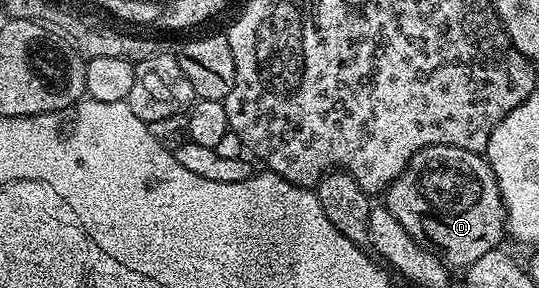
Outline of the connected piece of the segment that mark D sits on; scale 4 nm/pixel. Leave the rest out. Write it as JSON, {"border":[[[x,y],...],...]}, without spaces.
{"border":[[[430,145],[429,147],[425,147],[421,151],[417,151],[413,154],[406,169],[403,170],[403,174],[401,174],[392,185],[387,186],[385,190],[385,198],[386,197],[385,208],[393,215],[393,219],[397,219],[397,223],[401,223],[401,227],[405,227],[405,231],[409,231],[409,235],[413,240],[427,247],[431,247],[431,244],[435,244],[436,247],[434,246],[434,248],[437,250],[438,256],[442,258],[452,270],[466,270],[467,266],[477,263],[477,259],[481,259],[481,255],[485,255],[485,251],[493,251],[494,249],[500,248],[501,242],[499,242],[499,240],[505,237],[507,212],[503,206],[501,191],[497,187],[497,179],[493,175],[491,164],[489,164],[483,153],[465,151],[461,147],[453,147],[452,145]]]}

